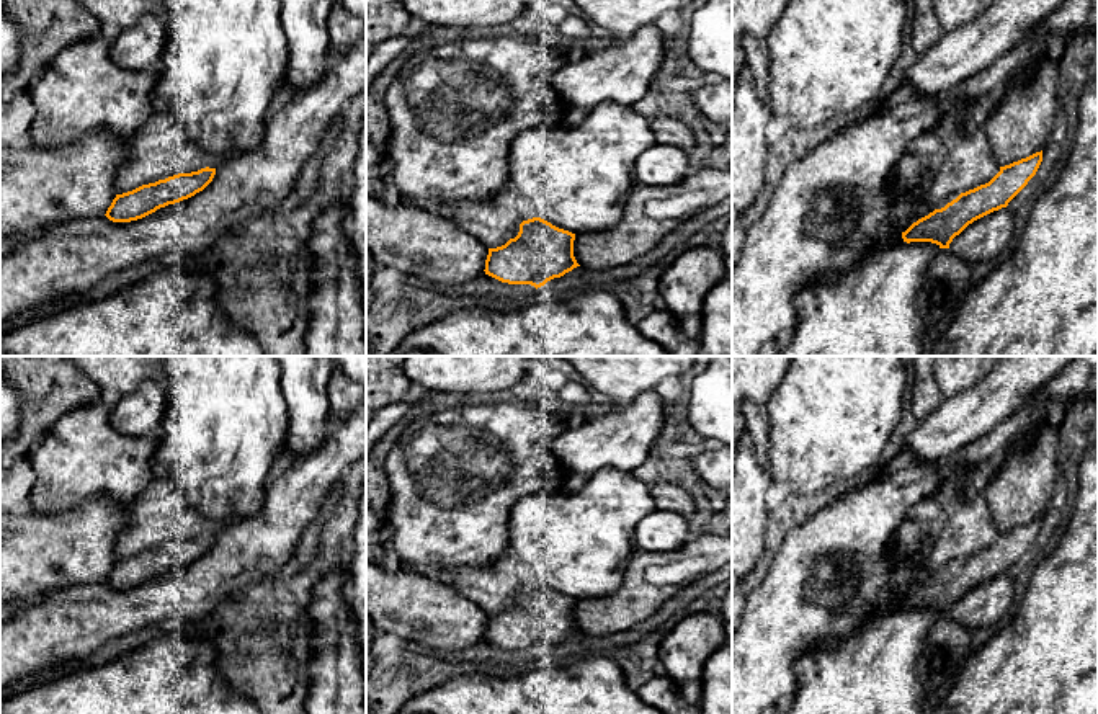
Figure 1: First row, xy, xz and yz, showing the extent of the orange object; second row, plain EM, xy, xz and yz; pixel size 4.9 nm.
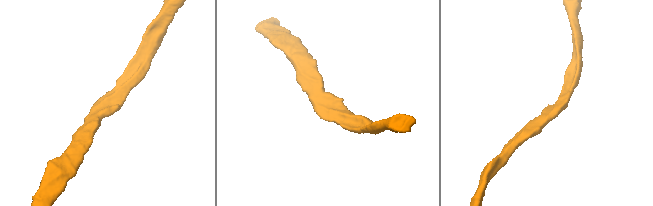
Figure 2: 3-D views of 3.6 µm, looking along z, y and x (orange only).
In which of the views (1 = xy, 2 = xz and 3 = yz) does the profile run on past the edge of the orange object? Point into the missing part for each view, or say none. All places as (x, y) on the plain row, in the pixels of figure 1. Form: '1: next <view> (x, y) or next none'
1: next xy (162, 515)
2: next xz (494, 587)
3: next yz (969, 530)

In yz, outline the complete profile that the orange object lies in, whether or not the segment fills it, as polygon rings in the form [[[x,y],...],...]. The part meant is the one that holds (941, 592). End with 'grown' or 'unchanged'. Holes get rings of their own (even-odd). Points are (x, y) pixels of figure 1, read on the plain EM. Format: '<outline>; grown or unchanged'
[[[984,493],[962,502],[933,541],[923,583],[902,598],[904,608],[949,609],[974,587],[1006,573],[1042,528],[1042,516],[1000,533]]]; grown

